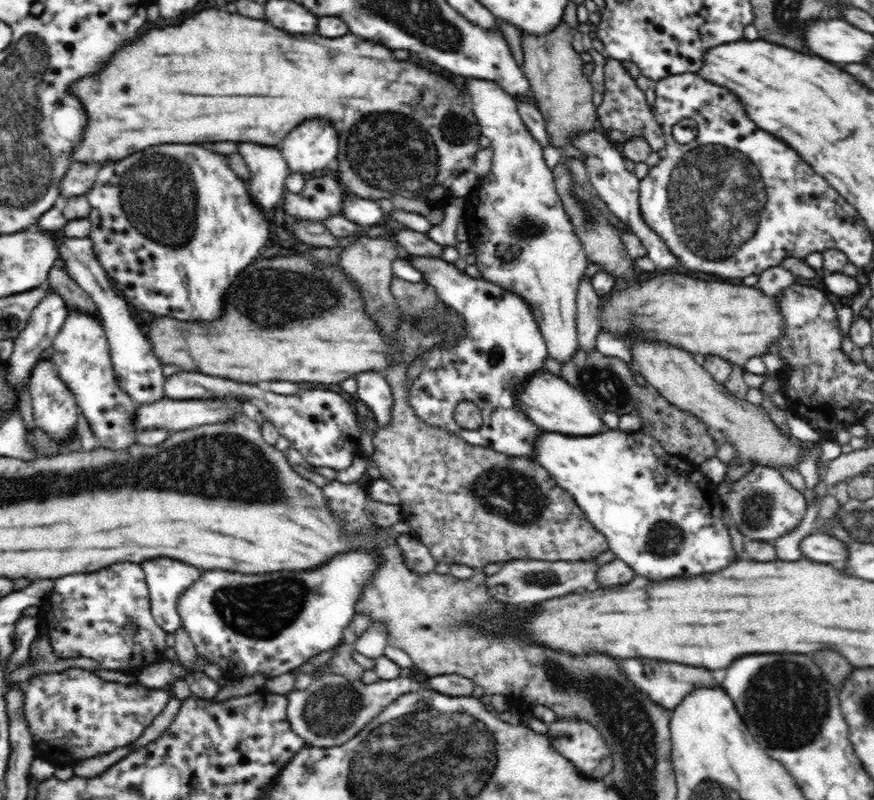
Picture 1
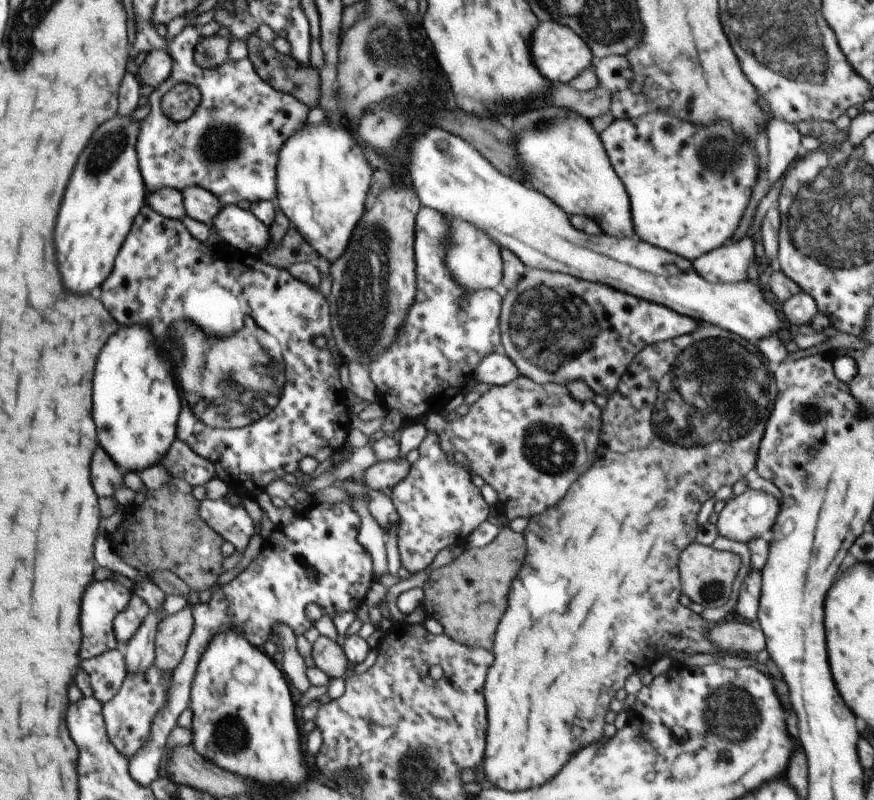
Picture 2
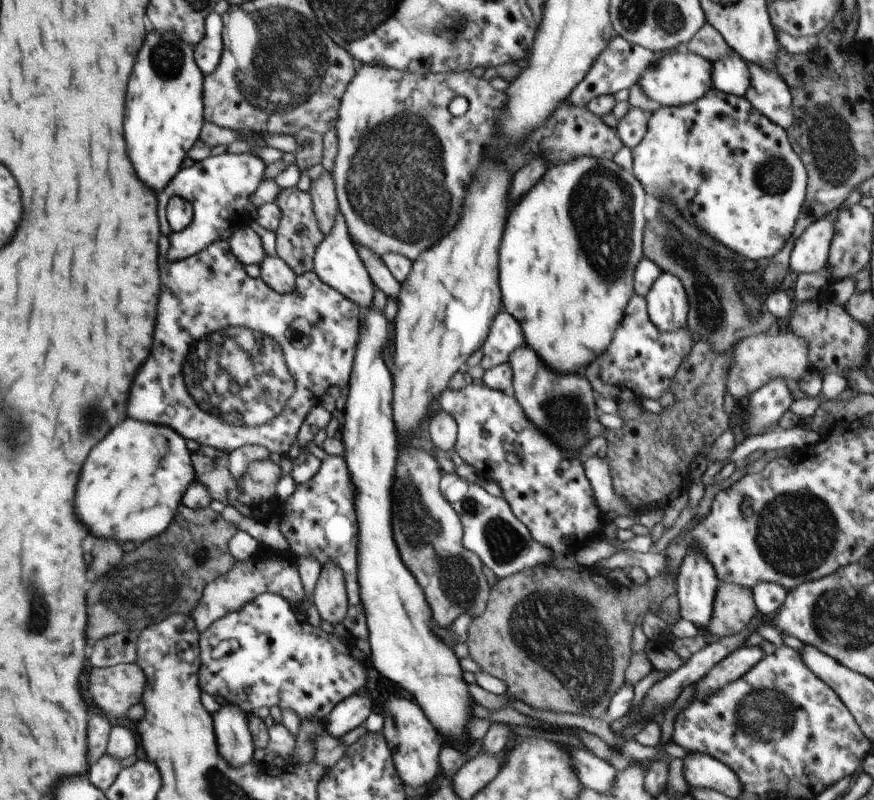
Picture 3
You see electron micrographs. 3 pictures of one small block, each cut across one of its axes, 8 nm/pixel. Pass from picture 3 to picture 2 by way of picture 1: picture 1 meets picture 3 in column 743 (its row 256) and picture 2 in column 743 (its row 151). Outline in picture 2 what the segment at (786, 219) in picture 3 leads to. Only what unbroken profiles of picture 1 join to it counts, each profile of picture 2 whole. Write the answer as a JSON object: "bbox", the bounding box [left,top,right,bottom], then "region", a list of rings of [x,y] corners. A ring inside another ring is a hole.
{"bbox":[599,111,760,261],"region":[[[654,111],[640,115],[636,118],[614,120],[606,127],[606,130],[599,135],[602,144],[606,149],[610,164],[612,164],[613,171],[616,172],[618,178],[622,180],[626,192],[628,193],[628,196],[630,196],[632,222],[634,224],[637,238],[691,261],[696,260],[707,252],[730,242],[730,239],[733,238],[735,231],[740,225],[744,211],[751,199],[752,188],[755,186],[760,172],[758,153],[756,152],[754,143],[751,140],[744,142],[740,136],[732,134],[730,128],[726,128],[726,124],[712,124],[710,128],[696,128],[696,126],[692,126],[690,122],[678,120],[676,116],[672,116],[666,111]]]}

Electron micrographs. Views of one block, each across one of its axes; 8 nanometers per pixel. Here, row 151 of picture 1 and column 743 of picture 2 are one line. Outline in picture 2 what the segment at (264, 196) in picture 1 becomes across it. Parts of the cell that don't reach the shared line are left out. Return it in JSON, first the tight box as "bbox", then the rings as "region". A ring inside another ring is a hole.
{"bbox":[692,236,754,283],"region":[[[744,236],[735,243],[723,244],[692,261],[695,272],[711,283],[748,281],[748,268],[754,263],[754,242]]]}

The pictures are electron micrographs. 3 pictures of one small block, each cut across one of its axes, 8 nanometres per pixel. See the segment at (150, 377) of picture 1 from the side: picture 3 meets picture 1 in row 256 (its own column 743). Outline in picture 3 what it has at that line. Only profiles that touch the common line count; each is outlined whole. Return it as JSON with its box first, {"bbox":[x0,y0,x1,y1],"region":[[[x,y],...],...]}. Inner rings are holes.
{"bbox":[711,53,750,97],"region":[[[737,53],[714,61],[711,79],[714,88],[727,95],[744,97],[750,86],[750,71],[746,62]]]}

